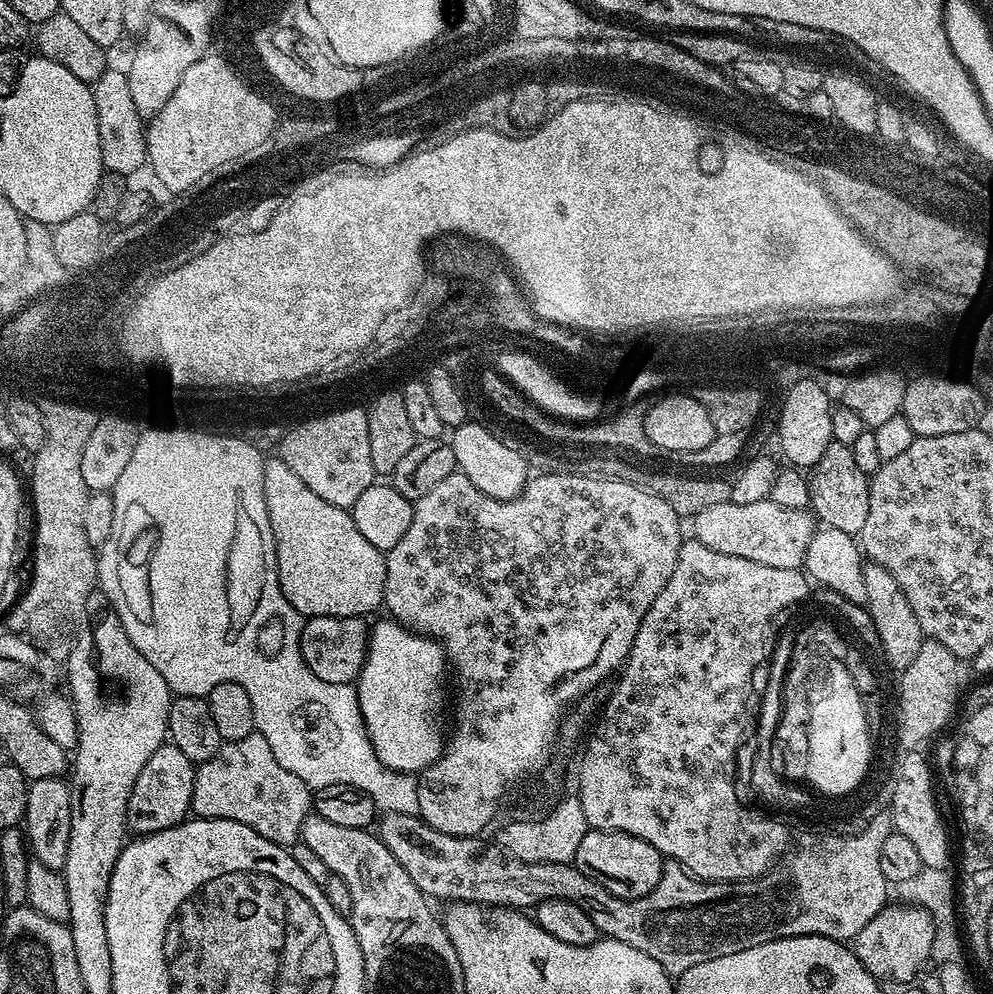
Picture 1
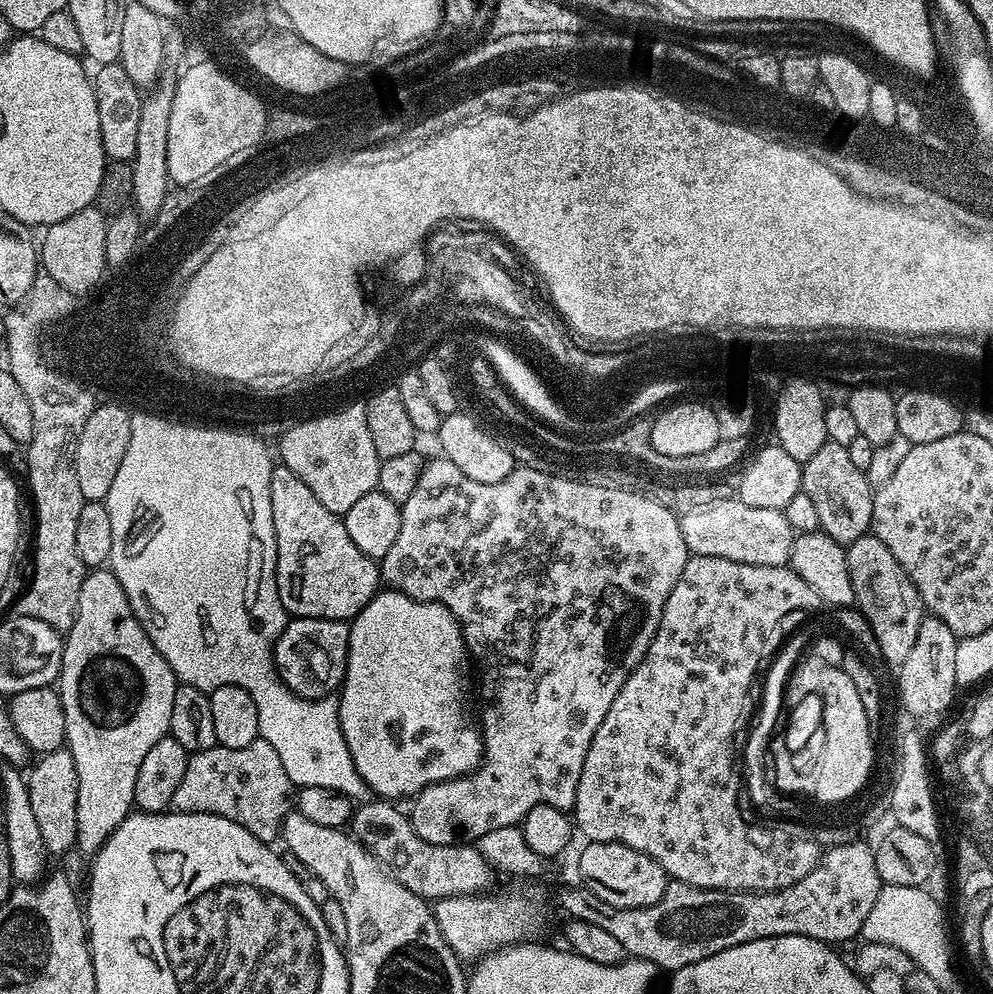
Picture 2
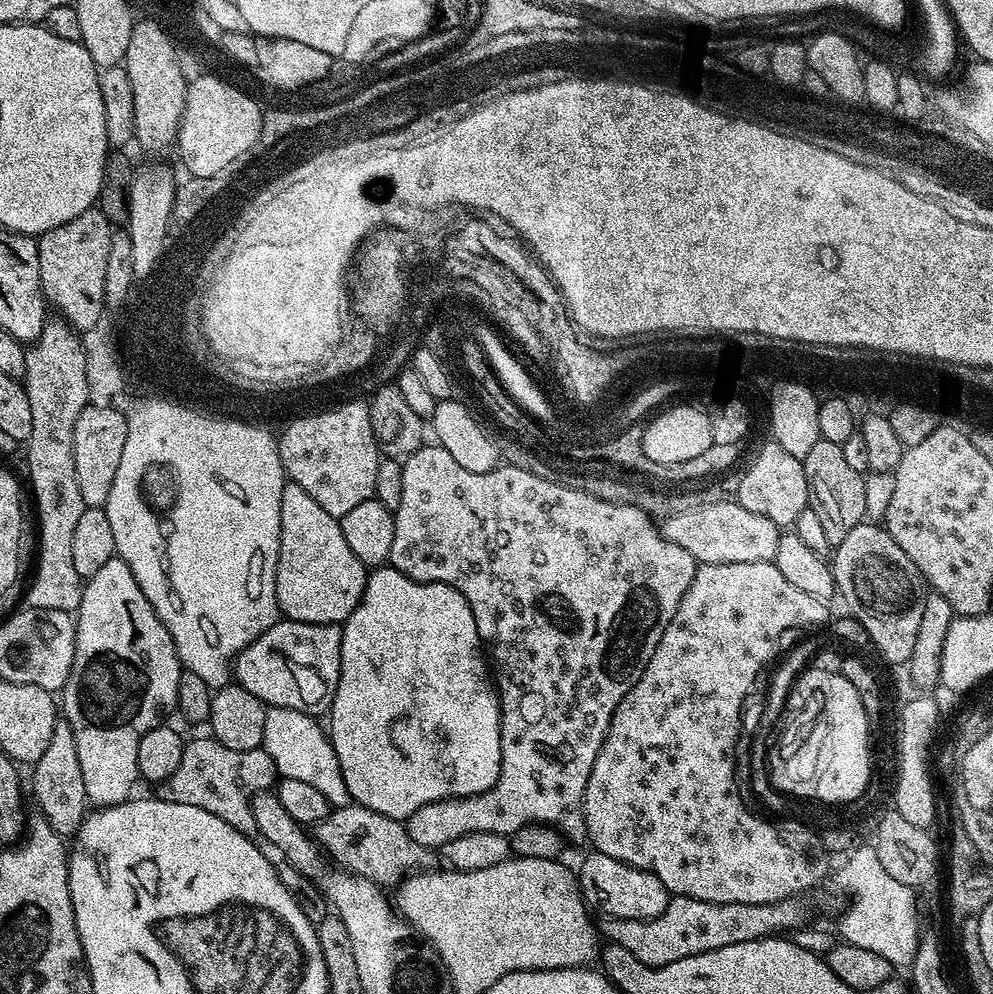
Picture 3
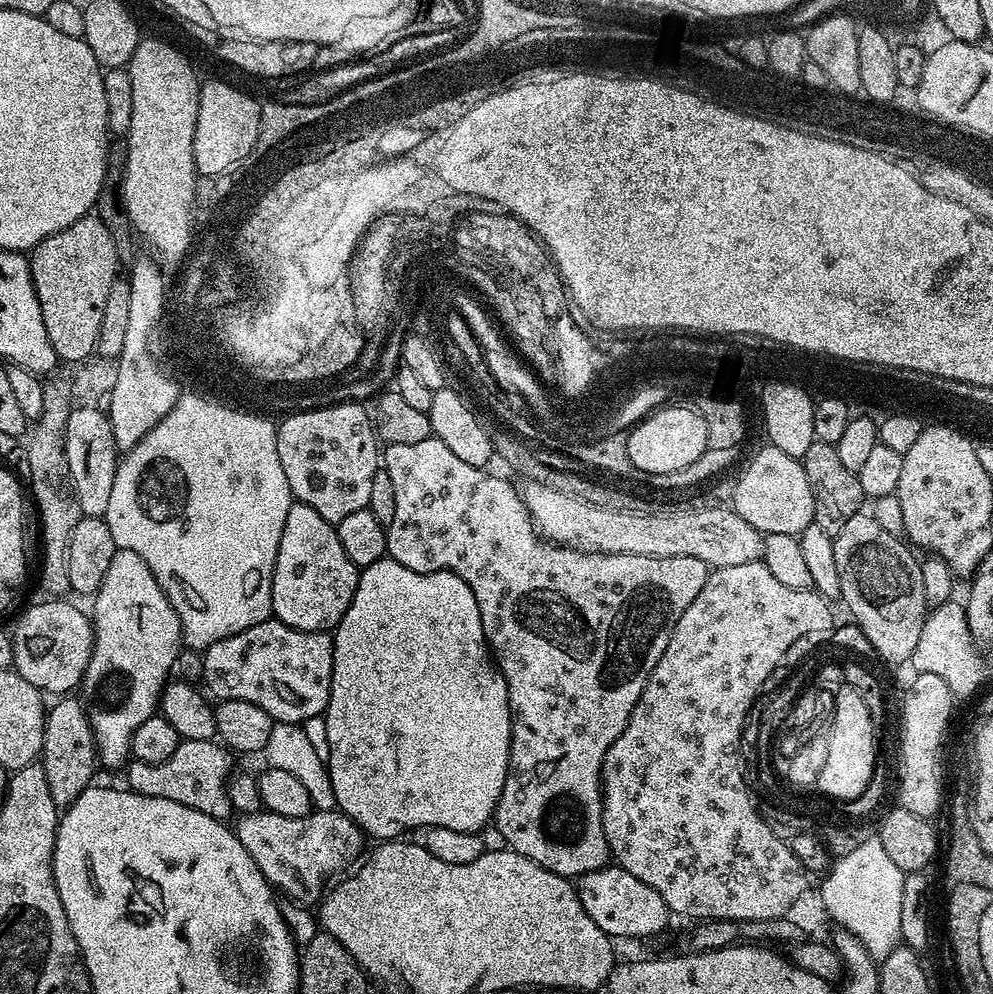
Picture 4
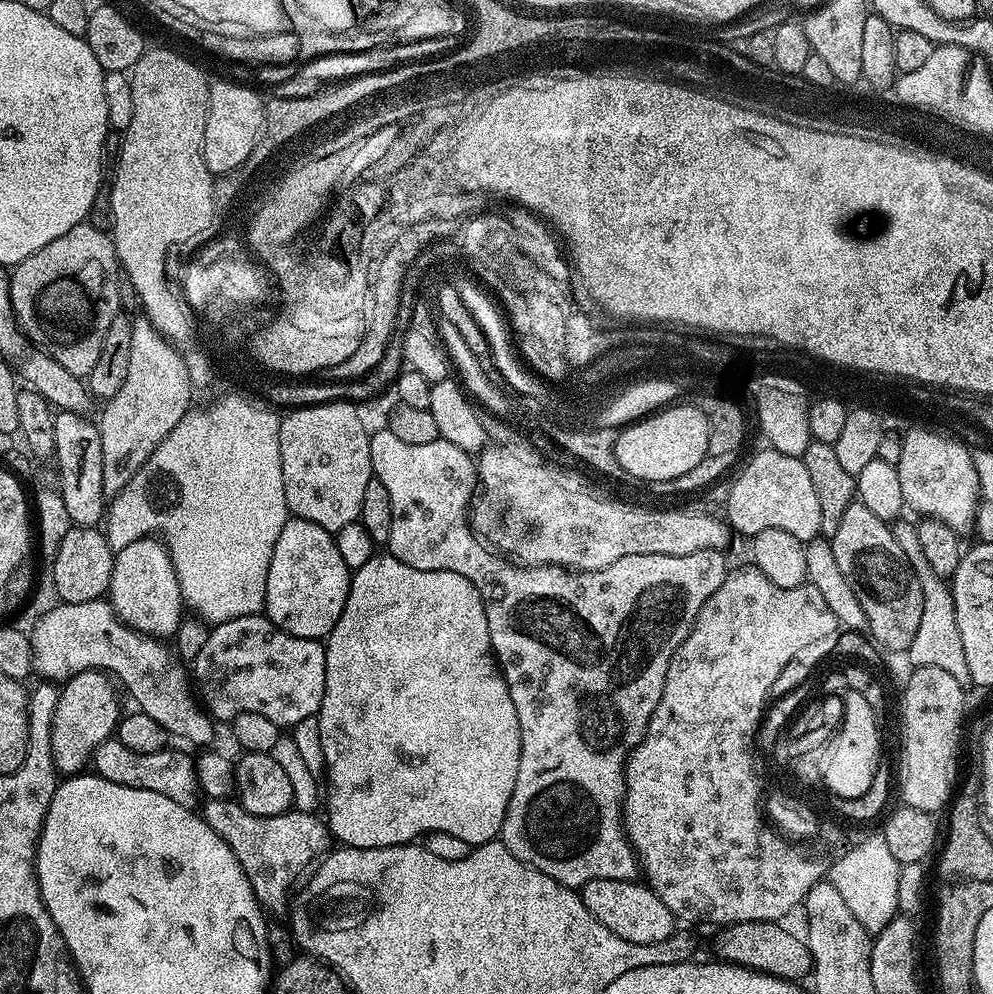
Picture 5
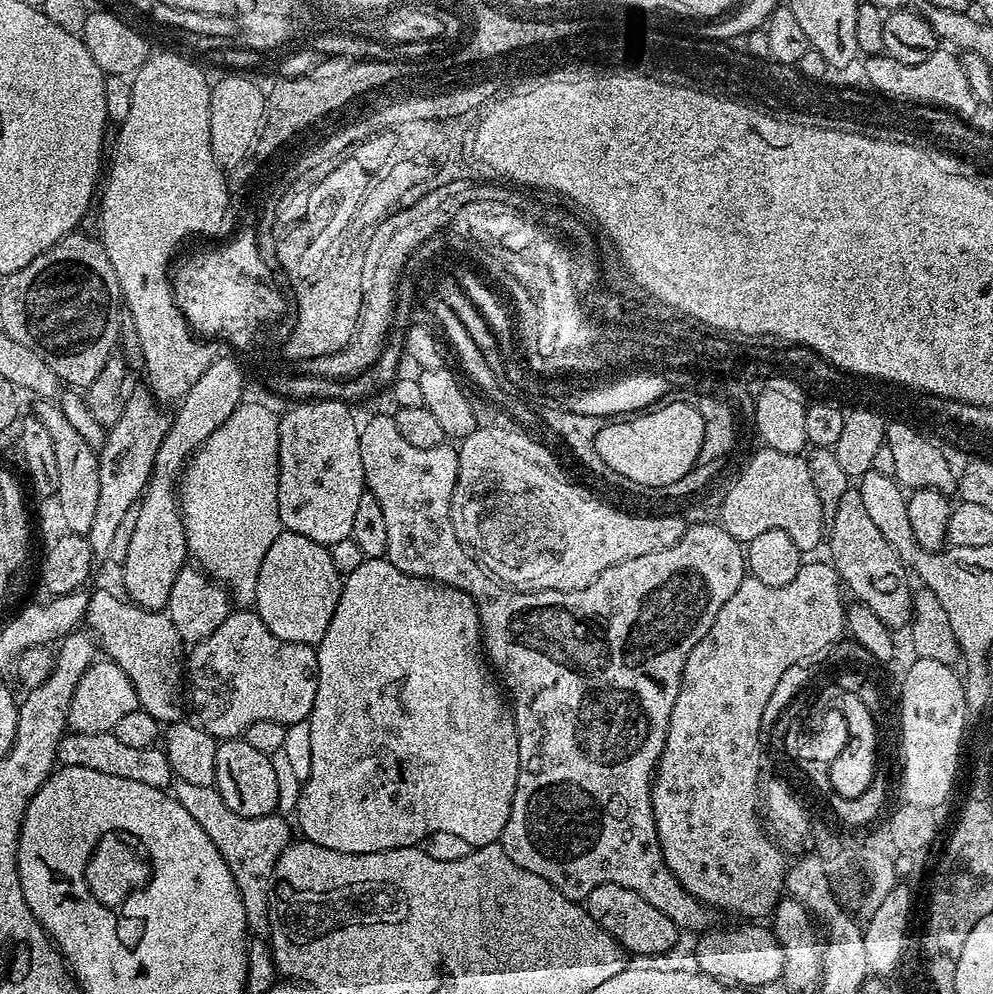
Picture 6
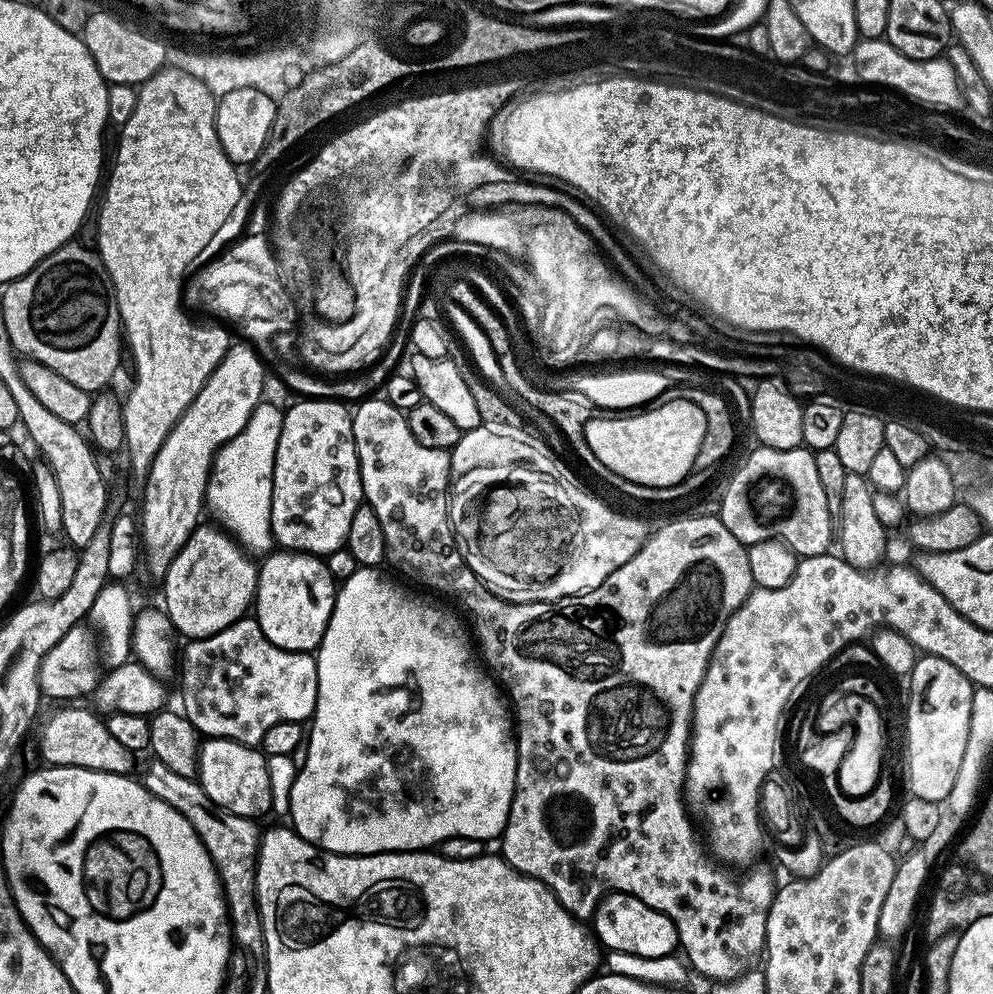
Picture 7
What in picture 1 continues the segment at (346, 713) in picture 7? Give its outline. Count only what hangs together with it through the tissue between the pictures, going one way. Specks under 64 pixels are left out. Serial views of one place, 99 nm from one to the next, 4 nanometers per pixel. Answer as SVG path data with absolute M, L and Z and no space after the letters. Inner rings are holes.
M383 618L373 623L368 638L368 653L354 687L362 710L364 725L376 756L385 768L393 772L419 774L431 766L444 753L446 724L444 728L444 668L446 657L439 640L413 632L399 621Z

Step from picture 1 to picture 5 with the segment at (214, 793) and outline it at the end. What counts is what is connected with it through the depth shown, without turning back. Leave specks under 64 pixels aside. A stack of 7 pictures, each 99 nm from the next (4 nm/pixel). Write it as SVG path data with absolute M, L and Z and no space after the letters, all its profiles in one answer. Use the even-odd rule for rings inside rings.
M113 738L102 742L98 750L94 750L90 764L95 775L110 782L118 782L118 786L134 786L134 790L154 790L154 794L163 794L165 798L178 802L178 806L195 809L202 796L200 784L196 780L196 761L184 752L172 751L171 747L167 747L154 754L138 754L135 750L126 750L120 740Z

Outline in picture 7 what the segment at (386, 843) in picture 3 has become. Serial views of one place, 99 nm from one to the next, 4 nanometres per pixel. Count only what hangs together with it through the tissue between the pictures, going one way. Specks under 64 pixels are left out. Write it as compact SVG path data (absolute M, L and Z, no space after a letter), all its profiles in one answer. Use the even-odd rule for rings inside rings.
M153 759L152 764L144 768L144 773L138 776L140 783L154 794L154 798L162 798L202 838L202 846L206 846L206 854L216 867L216 873L220 879L220 885L224 891L224 900L228 903L228 918L232 925L232 939L237 949L245 948L250 955L259 957L264 951L264 935L262 924L256 905L256 854L260 849L262 828L253 817L230 814L222 806L210 802L206 790L202 790L199 779L182 774L174 774L170 766L166 766L161 760Z

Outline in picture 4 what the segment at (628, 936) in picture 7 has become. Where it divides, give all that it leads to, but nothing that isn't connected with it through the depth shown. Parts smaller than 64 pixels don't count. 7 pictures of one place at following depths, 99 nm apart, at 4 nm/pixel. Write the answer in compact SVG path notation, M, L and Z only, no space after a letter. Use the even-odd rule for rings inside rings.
M605 866L587 872L575 881L576 893L580 895L582 906L586 906L586 914L598 922L598 926L608 936L656 936L668 924L670 913L666 902L662 902L662 894L654 890L654 886L646 886L642 878L634 878L625 868Z

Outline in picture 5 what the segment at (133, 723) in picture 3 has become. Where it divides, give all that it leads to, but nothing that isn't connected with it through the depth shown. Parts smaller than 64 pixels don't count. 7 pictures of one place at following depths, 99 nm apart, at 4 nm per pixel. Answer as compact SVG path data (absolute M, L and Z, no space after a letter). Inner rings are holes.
M143 536L141 540L135 540L117 551L115 557L106 596L116 612L116 617L129 628L147 636L175 637L180 621L185 615L186 605L167 547L159 539Z

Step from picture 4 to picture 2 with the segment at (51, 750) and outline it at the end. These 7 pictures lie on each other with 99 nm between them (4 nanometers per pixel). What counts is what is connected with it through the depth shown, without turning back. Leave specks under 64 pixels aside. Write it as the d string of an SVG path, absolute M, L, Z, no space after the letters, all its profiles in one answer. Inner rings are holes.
M67 746L43 753L36 765L31 765L32 773L27 773L30 790L30 807L34 809L34 819L42 833L42 842L49 857L64 856L76 848L78 838L78 770L74 770L74 758Z

